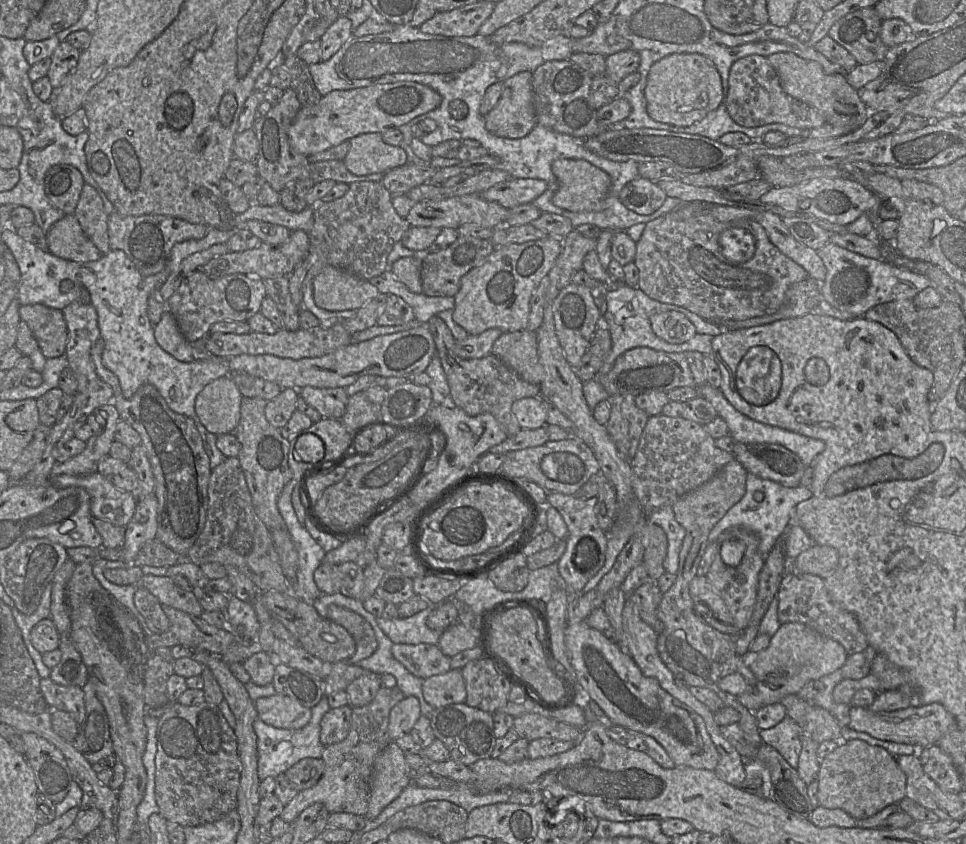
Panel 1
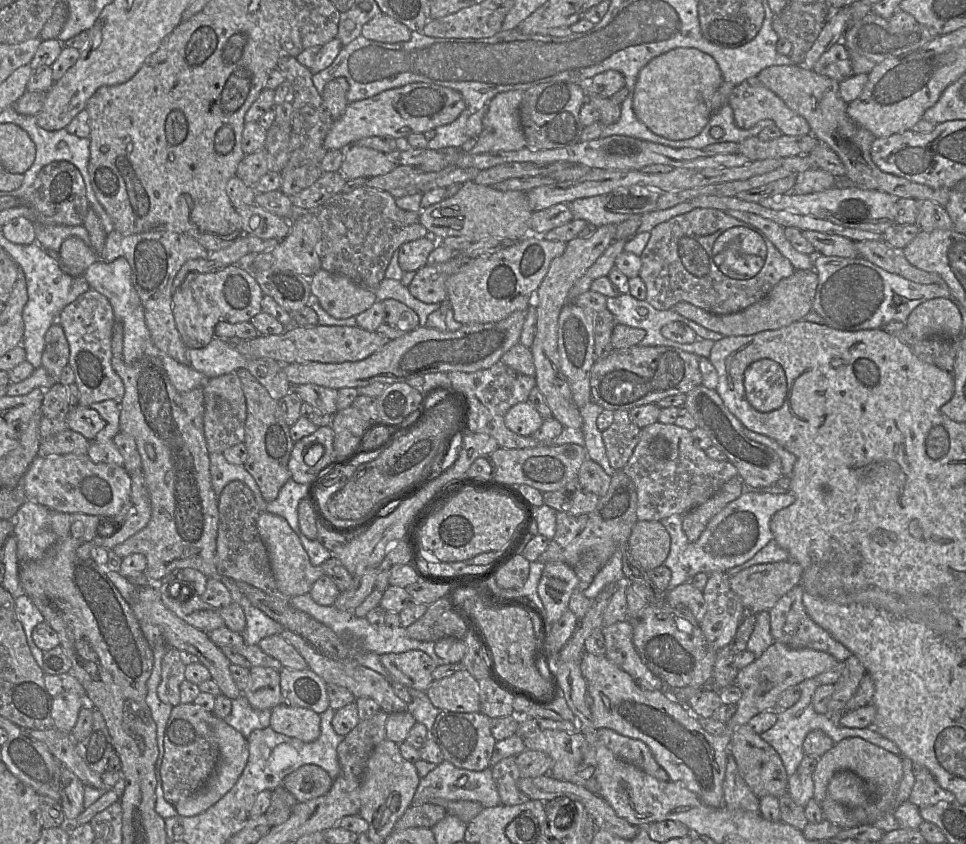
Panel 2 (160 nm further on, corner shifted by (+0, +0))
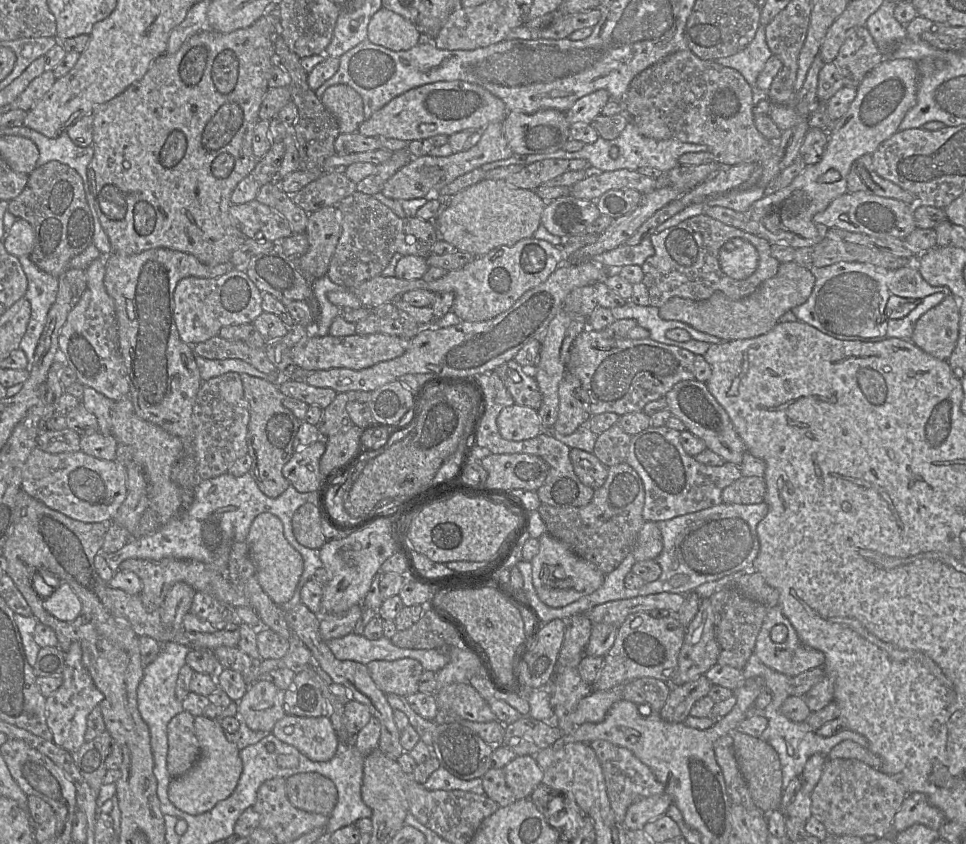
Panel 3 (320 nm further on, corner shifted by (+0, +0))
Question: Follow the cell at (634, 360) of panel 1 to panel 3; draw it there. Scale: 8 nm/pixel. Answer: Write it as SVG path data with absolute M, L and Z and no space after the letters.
M586 328L574 340L567 364L567 371L575 375L589 397L590 415L613 412L620 417L642 411L652 401L665 397L675 384L695 379L695 354L689 350L646 339L614 339L605 331Z

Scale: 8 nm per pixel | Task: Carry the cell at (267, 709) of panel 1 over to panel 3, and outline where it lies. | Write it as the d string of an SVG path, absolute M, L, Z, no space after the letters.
M286 714L275 723L271 733L315 762L331 760L338 746L338 737L332 723L324 716L300 717Z

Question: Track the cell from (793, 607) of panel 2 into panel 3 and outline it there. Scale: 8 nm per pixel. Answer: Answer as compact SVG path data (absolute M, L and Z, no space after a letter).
M778 605L767 609L767 615L757 636L754 653L767 667L792 678L813 668L821 667L825 662L822 651L809 648L801 642L794 626Z

